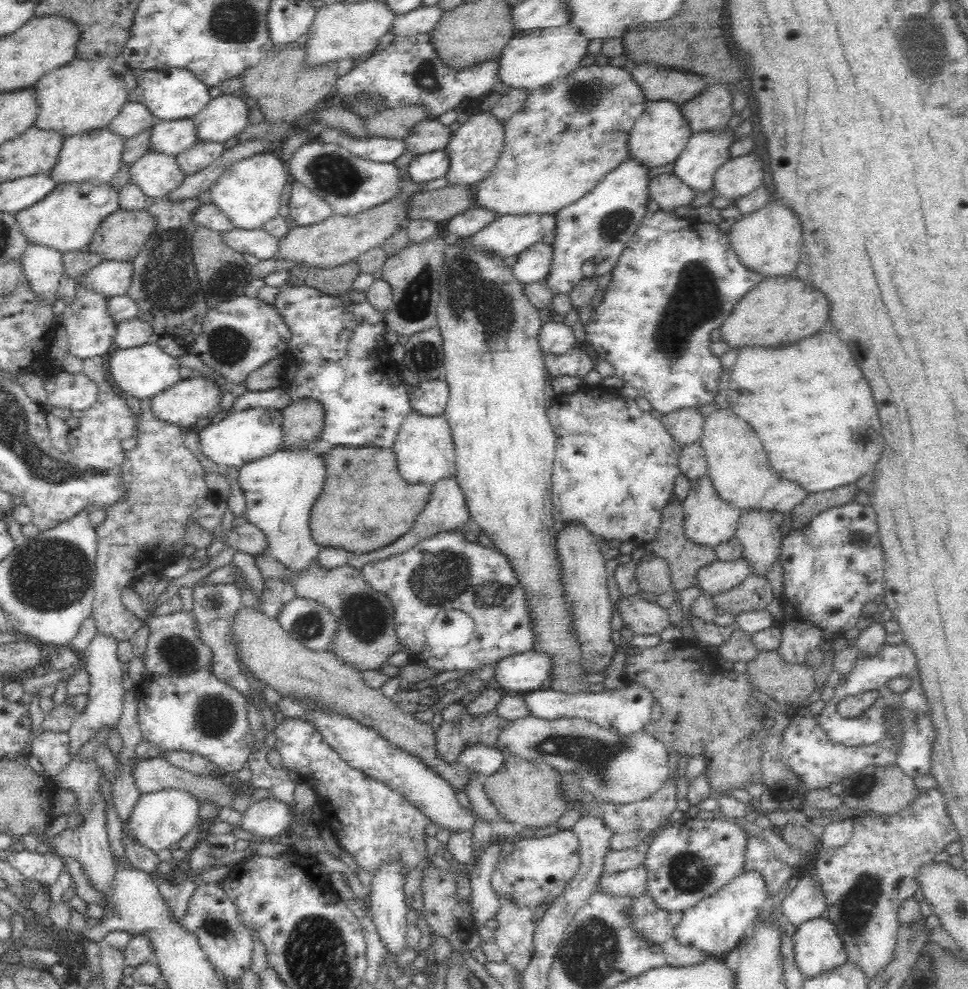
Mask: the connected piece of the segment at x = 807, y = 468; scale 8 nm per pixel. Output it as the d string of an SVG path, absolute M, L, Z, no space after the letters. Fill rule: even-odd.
M828 328L820 330L816 336L806 337L797 340L795 343L788 343L781 347L744 347L739 350L735 363L730 369L730 378L728 378L727 388L727 406L736 413L736 417L748 423L752 430L759 436L763 449L768 454L768 460L772 462L773 469L786 480L797 482L806 492L824 492L838 488L842 485L855 483L864 474L872 472L875 464L880 460L882 448L884 448L884 438L882 434L878 434L882 430L878 414L876 414L876 406L874 406L874 398L872 398L872 390L868 386L868 382L862 378L860 368L856 366L850 350L846 348L844 342L840 342L840 338L836 334L832 334Z

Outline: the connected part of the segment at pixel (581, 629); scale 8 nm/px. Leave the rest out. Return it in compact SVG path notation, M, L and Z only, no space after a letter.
M569 523L557 530L558 557L564 569L563 584L566 584L568 600L572 605L573 627L581 648L582 667L586 673L597 673L606 669L618 647L612 638L610 619L613 604L607 592L607 572L604 556L600 552L597 538L580 523Z

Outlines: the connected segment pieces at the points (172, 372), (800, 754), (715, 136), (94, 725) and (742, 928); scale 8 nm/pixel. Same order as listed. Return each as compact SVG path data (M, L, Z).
M151 341L134 348L116 349L107 360L108 372L112 376L113 386L122 396L151 399L159 392L174 386L180 378L180 365L176 358L164 352L156 342Z
M894 708L884 710L884 727L886 732L876 744L859 747L844 747L832 742L824 729L818 725L816 717L812 713L804 716L798 715L789 719L788 726L782 733L781 757L792 769L792 772L799 776L799 780L804 782L808 790L814 788L828 789L834 782L838 783L846 776L854 774L866 767L887 767L897 762L897 752L903 743L904 730L902 730L902 720Z
M732 131L692 134L686 148L673 164L672 173L693 192L706 193L713 188L714 174L730 160L728 148L734 142Z
M98 633L91 644L85 650L83 661L88 667L91 687L87 692L87 702L82 712L77 713L72 726L67 730L71 745L71 755L76 757L78 748L82 746L92 735L97 734L100 728L107 728L110 732L119 732L120 717L122 716L122 705L125 690L122 687L122 662L116 656L118 641Z
M742 870L718 893L702 899L694 907L683 912L682 920L672 929L676 943L684 947L694 947L706 957L725 958L747 936L760 910L767 905L768 897L764 884L760 873Z

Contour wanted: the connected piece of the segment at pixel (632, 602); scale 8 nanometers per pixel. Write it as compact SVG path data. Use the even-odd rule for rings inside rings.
M638 593L633 596L621 594L616 607L622 624L634 635L655 635L670 626L667 610L661 608L659 604L650 604Z

